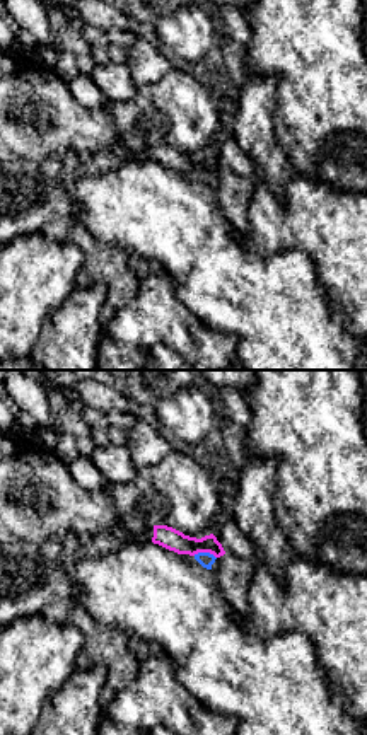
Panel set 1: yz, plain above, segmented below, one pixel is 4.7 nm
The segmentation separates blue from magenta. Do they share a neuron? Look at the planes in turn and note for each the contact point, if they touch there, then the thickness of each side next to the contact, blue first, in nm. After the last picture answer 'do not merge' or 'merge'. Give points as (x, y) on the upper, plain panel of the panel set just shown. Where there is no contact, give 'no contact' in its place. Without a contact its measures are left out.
contact (205, 171); calibres 70 and 100 nm

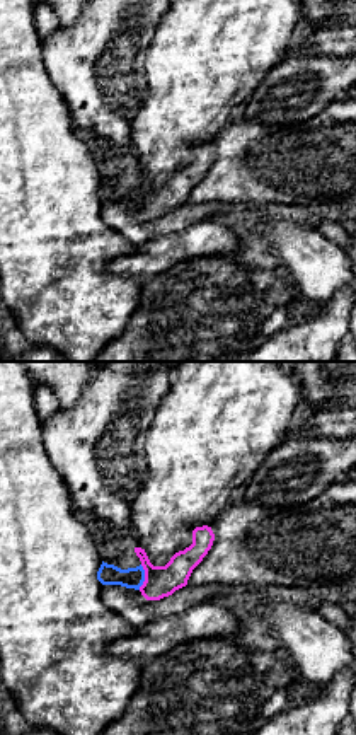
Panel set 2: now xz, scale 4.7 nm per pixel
contact (143, 195); calibres 100 and 150 nm

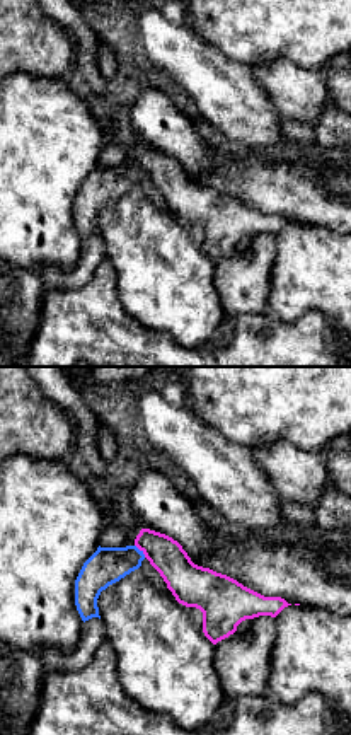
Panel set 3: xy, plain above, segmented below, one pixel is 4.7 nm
contact (140, 169); calibres 180 and 170 nm

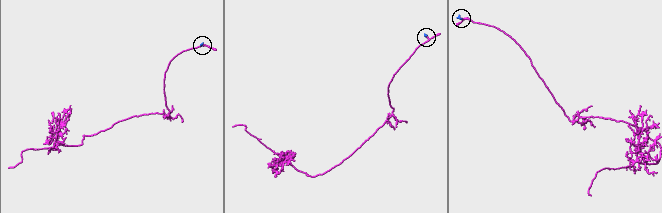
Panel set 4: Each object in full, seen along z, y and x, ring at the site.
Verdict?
do not merge

